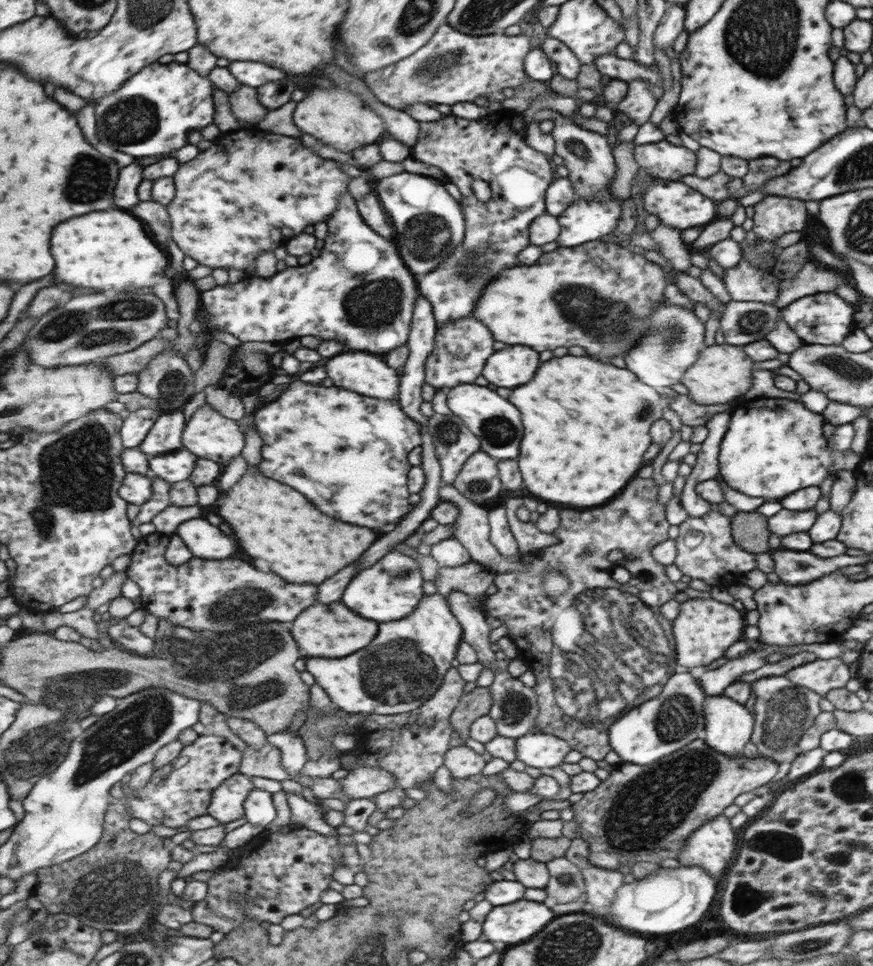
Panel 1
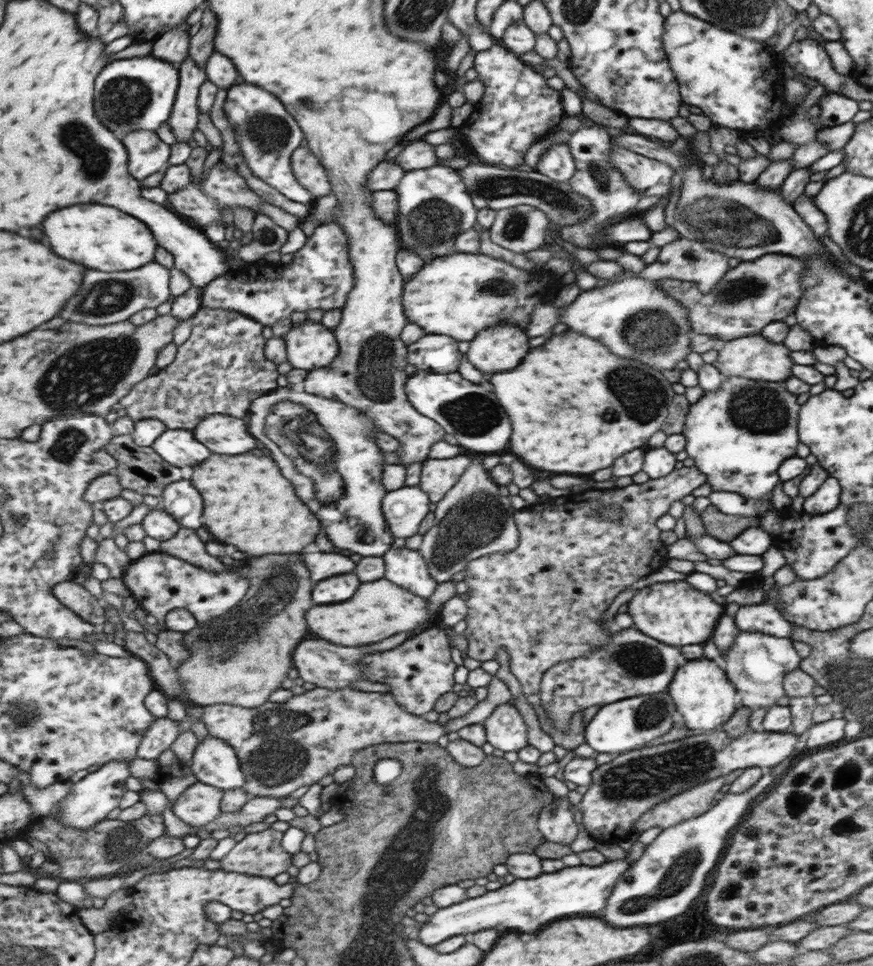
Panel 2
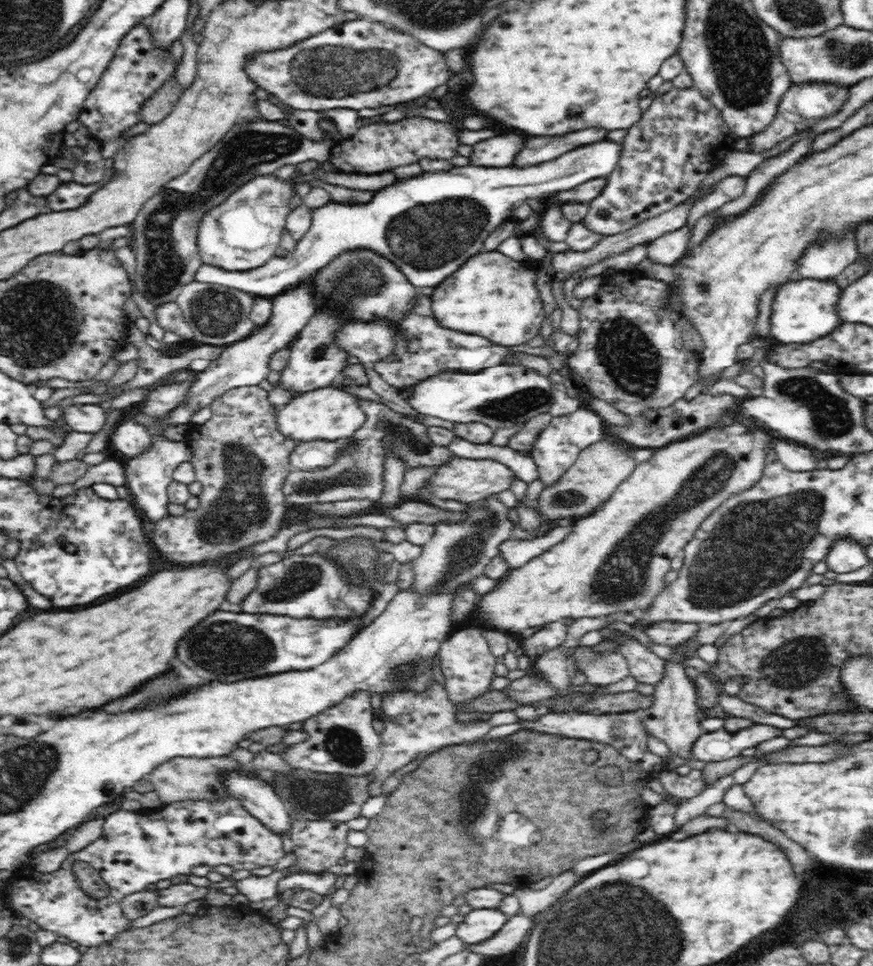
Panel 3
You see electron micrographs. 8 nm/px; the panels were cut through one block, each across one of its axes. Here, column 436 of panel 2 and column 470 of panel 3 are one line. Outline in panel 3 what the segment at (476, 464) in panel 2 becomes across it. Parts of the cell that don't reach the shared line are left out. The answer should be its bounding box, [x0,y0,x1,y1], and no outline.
[411,494,515,594]

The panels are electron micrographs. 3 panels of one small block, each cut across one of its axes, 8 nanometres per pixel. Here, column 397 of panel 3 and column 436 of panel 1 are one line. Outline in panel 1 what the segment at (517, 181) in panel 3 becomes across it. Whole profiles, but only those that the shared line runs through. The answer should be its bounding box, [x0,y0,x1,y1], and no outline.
[375,171,463,277]

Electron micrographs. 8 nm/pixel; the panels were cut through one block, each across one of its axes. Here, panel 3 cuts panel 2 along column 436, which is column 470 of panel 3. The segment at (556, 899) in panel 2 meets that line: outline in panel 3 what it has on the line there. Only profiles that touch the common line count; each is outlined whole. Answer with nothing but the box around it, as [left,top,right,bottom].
[454,909,508,944]

